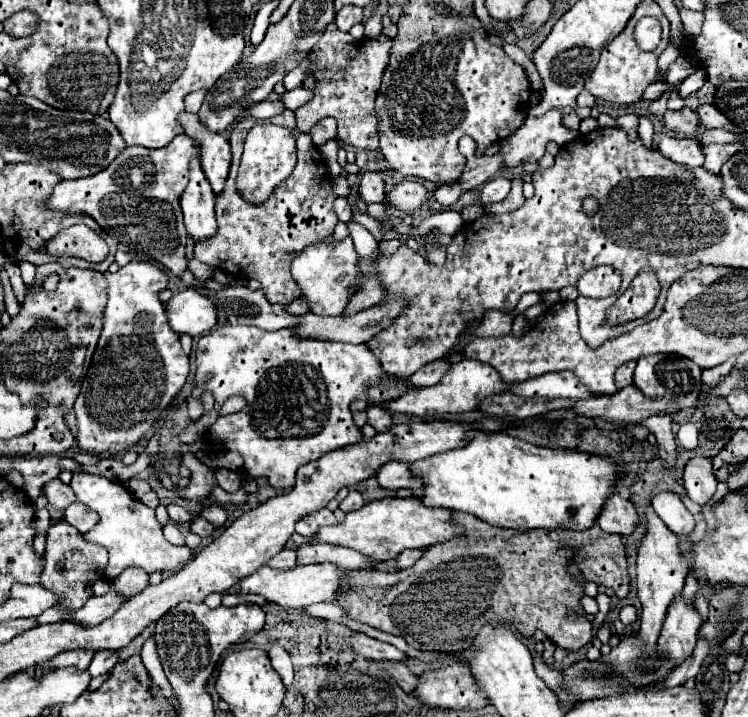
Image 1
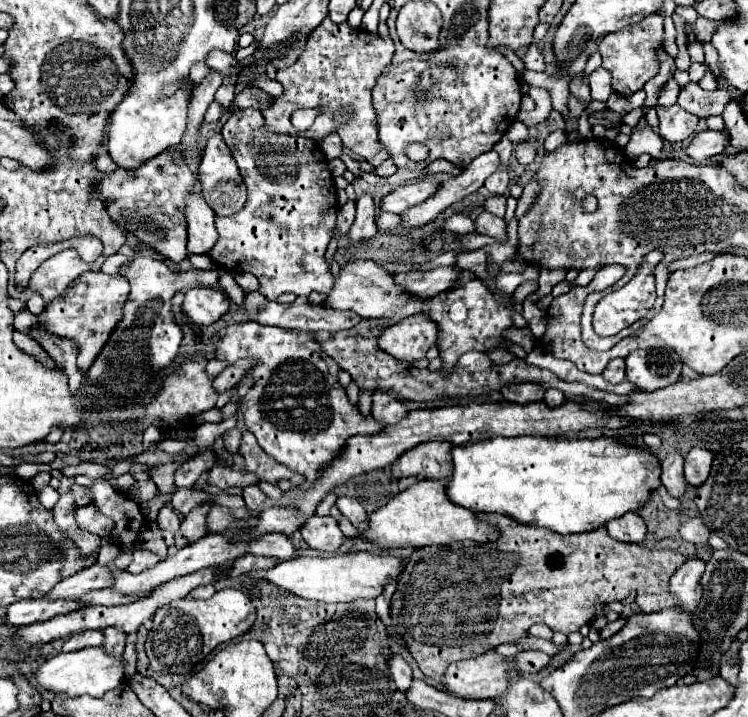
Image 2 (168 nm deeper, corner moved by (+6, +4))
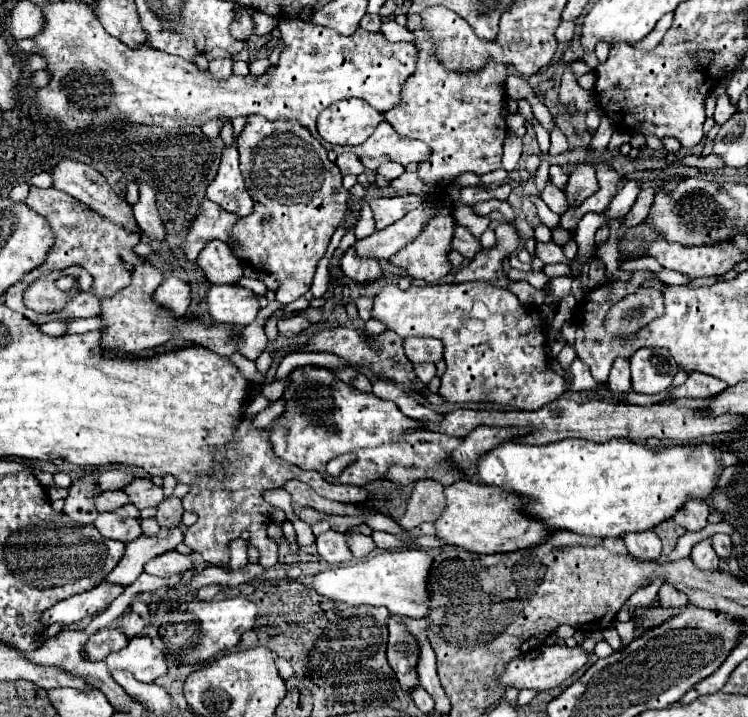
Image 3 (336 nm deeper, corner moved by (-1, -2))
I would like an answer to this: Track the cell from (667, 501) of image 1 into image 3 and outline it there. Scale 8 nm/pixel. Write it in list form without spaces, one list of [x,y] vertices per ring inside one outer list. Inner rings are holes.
[[[714,534],[712,536],[712,548],[720,558],[728,558],[732,552],[732,544],[730,544],[730,536],[728,534]]]

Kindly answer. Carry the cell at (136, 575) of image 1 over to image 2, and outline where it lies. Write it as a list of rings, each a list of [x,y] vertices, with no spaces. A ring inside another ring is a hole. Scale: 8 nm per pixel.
[[[137,548],[135,552],[133,552],[133,562],[129,564],[129,572],[131,574],[139,574],[139,572],[143,572],[143,570],[149,570],[149,568],[153,568],[157,562],[161,562],[161,558],[157,556],[157,554],[153,554],[151,550],[147,550],[147,548]]]

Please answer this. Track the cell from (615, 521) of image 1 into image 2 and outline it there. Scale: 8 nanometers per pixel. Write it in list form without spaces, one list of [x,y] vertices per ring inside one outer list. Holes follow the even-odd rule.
[[[627,512],[625,516],[609,522],[605,528],[615,540],[621,540],[621,542],[641,544],[645,540],[645,534],[647,534],[645,522],[641,520],[641,516],[637,516],[633,512]]]

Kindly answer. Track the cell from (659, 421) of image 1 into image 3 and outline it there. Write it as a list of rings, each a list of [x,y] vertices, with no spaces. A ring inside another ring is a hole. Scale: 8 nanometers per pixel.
[[[688,498],[684,506],[676,512],[674,520],[686,530],[702,530],[706,526],[706,518],[710,514],[710,506],[700,498]]]

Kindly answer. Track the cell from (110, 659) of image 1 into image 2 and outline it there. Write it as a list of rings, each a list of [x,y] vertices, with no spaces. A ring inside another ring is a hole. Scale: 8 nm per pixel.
[[[109,626],[103,630],[105,632],[105,650],[113,656],[121,656],[125,650],[125,634],[121,634],[121,630],[117,630],[115,626]]]

